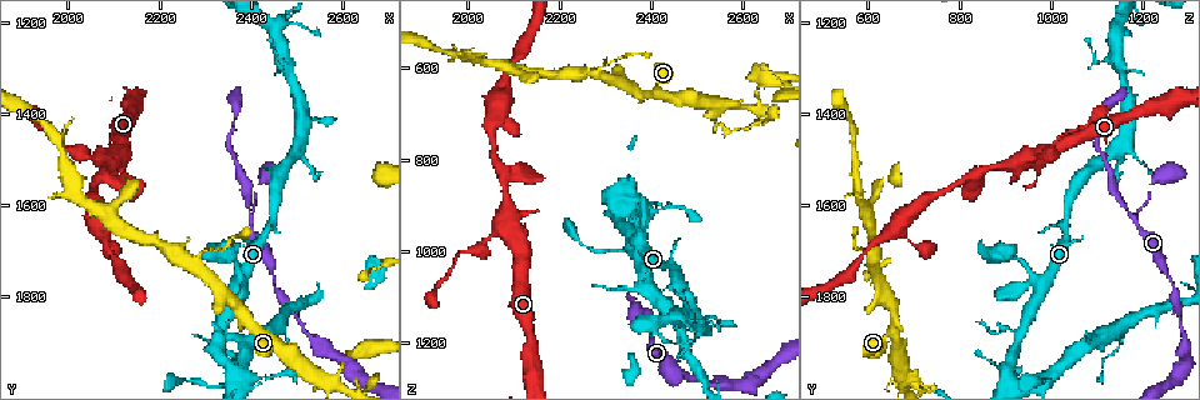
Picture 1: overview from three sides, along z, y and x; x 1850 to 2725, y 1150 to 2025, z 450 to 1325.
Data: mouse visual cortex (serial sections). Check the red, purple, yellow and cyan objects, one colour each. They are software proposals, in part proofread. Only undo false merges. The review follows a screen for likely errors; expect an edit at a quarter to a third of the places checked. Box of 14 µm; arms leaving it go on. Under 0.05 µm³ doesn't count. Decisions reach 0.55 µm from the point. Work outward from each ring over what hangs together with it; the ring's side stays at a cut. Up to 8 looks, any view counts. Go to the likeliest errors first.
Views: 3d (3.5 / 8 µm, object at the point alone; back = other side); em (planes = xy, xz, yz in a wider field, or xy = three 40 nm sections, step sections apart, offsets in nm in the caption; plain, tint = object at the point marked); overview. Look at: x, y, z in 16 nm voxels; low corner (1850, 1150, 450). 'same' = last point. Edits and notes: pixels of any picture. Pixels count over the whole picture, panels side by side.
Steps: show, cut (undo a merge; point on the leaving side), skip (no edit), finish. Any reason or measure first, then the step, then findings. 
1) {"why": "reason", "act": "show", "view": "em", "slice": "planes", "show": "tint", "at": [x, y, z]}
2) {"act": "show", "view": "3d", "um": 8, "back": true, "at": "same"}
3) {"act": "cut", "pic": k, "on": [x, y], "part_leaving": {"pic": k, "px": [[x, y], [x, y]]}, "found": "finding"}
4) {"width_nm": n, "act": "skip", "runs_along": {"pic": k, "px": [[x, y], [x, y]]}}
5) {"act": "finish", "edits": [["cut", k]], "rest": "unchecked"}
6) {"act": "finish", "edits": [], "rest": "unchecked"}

{"why": "side arm on a straight run", "act": "show", "view": "3d", "um": 3.5, "at": [2400, 1625, 1185]}

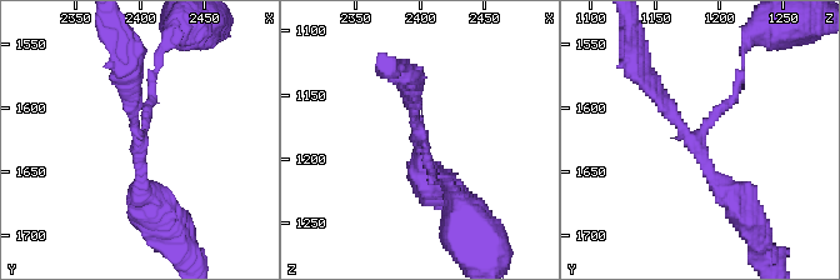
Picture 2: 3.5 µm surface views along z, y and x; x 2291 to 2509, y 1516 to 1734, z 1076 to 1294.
{"why": "need the tissue", "act": "show", "view": "em", "slice": "xy", "step": 1, "show": "tint", "at": [2402, 1630, 1180]}

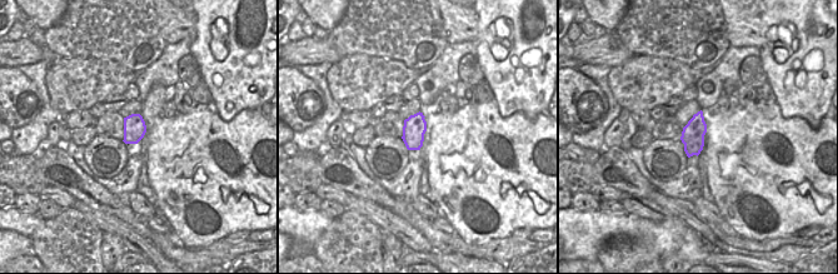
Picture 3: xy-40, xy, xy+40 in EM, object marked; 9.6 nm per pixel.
{"arm_widths_nm": [100, 200, 350], "act": "skip", "runs_along": {"pic": 2, "px": [[155, 213], [140, 190], [151, 71]]}, "found": "all the same cell"}

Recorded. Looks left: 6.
{"act": "show", "view": "3d", "um": 3.5, "at": [2275, 1725, 615]}

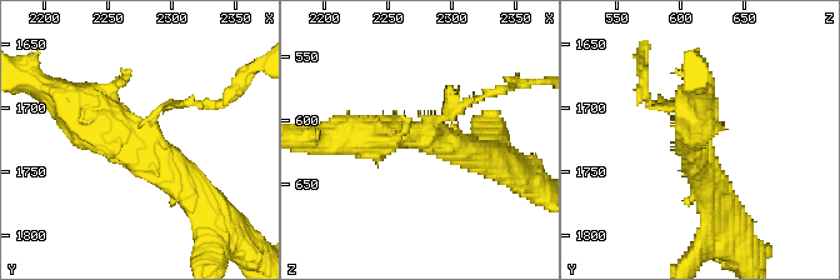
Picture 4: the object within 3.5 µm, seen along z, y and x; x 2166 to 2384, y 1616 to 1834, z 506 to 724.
{"arms": 3, "arm_widths_nm": [150, 350, 500], "why": "shape alone is not enough", "act": "show", "view": "em", "slice": "xy", "step": 3, "show": "tint", "at": [2274, 1732, 612]}

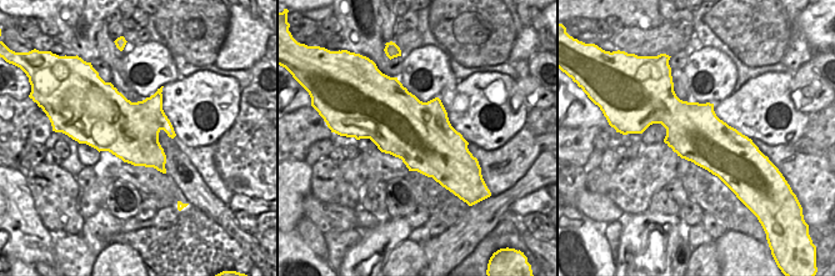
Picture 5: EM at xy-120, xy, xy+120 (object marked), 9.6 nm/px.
{"act": "cut", "pic": 4, "on": [466, 101], "found": "two cells meet here"}

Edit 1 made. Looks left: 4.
{"why": "three arms meet", "act": "show", "view": "em", "slice": "xy", "step": 2, "show": "tint", "at": [2535, 1970, 695]}

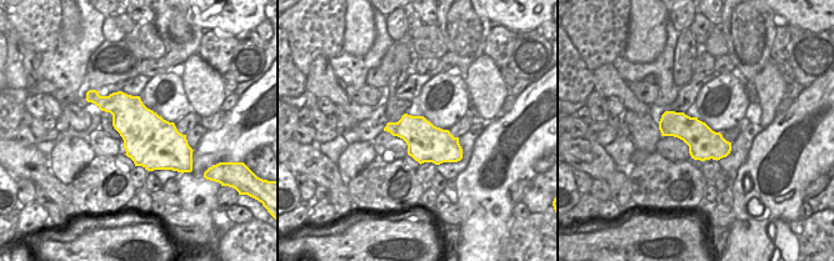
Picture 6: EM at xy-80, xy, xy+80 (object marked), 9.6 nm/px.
{"why": "wider look", "act": "show", "view": "3d", "um": 3.5, "at": "same"}

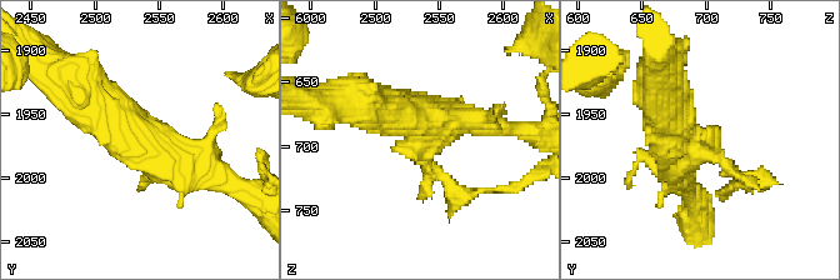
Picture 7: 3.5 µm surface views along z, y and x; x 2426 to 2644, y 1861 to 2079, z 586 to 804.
{"act": "cut", "pic": 7, "on": [453, 194], "part_leaving": {"pic": 7, "px": [[424, 164], [463, 195], [513, 189]]}, "found": "two cells meet here"}

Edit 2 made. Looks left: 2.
{"act": "finish", "edits": [["cut", 4], ["cut", 7]], "rest": "unchecked"}

